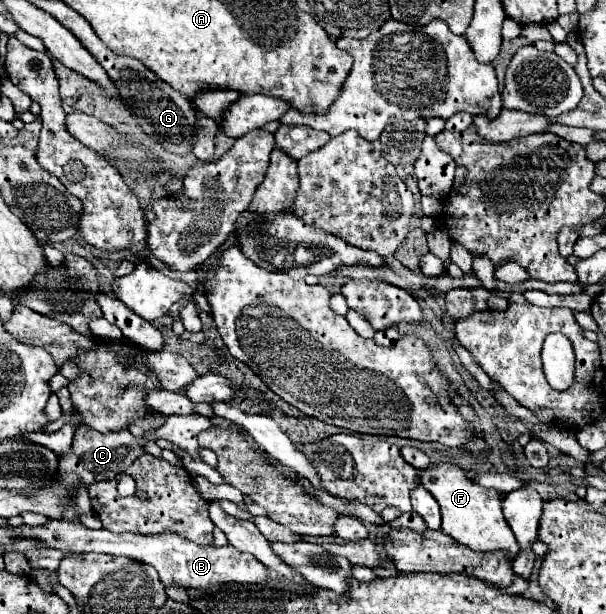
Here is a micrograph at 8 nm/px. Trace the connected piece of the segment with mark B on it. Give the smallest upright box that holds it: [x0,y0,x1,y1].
[16,520,268,592]

